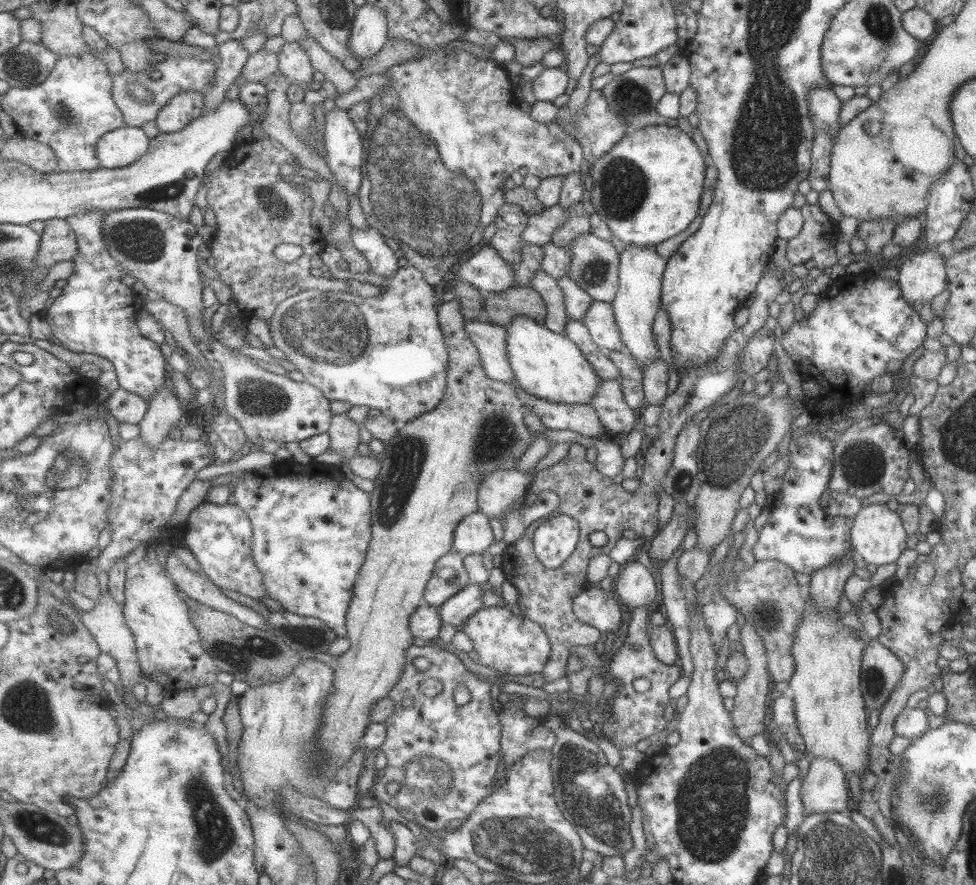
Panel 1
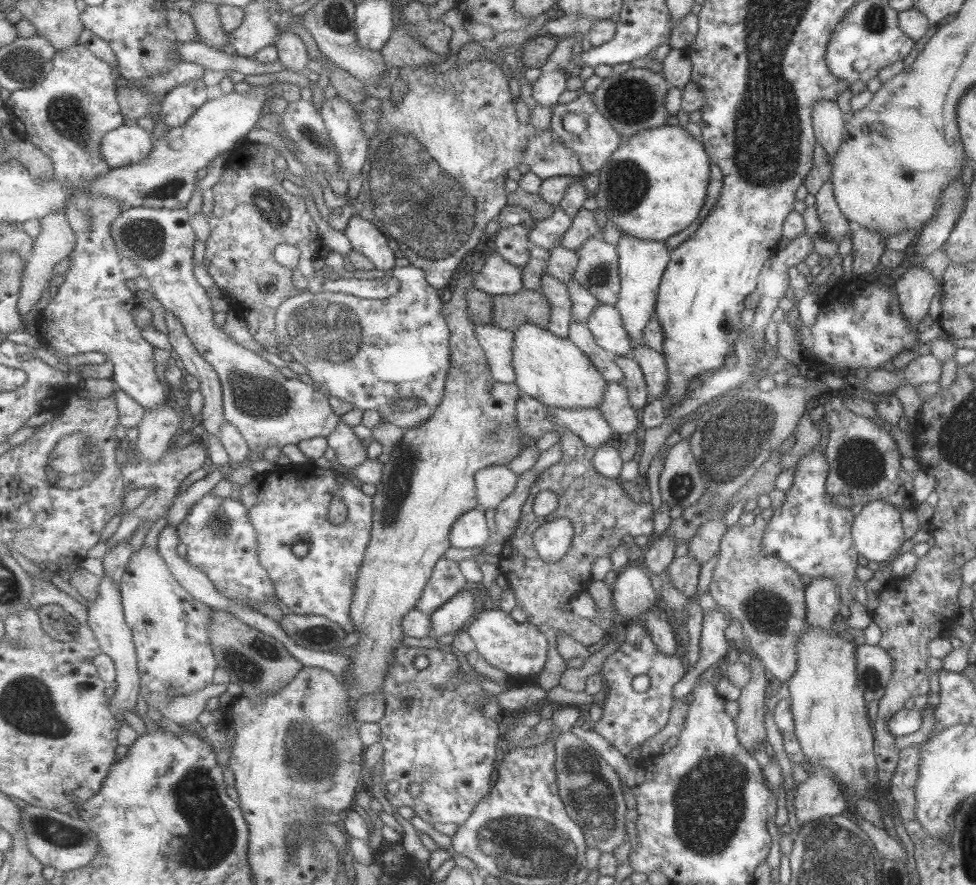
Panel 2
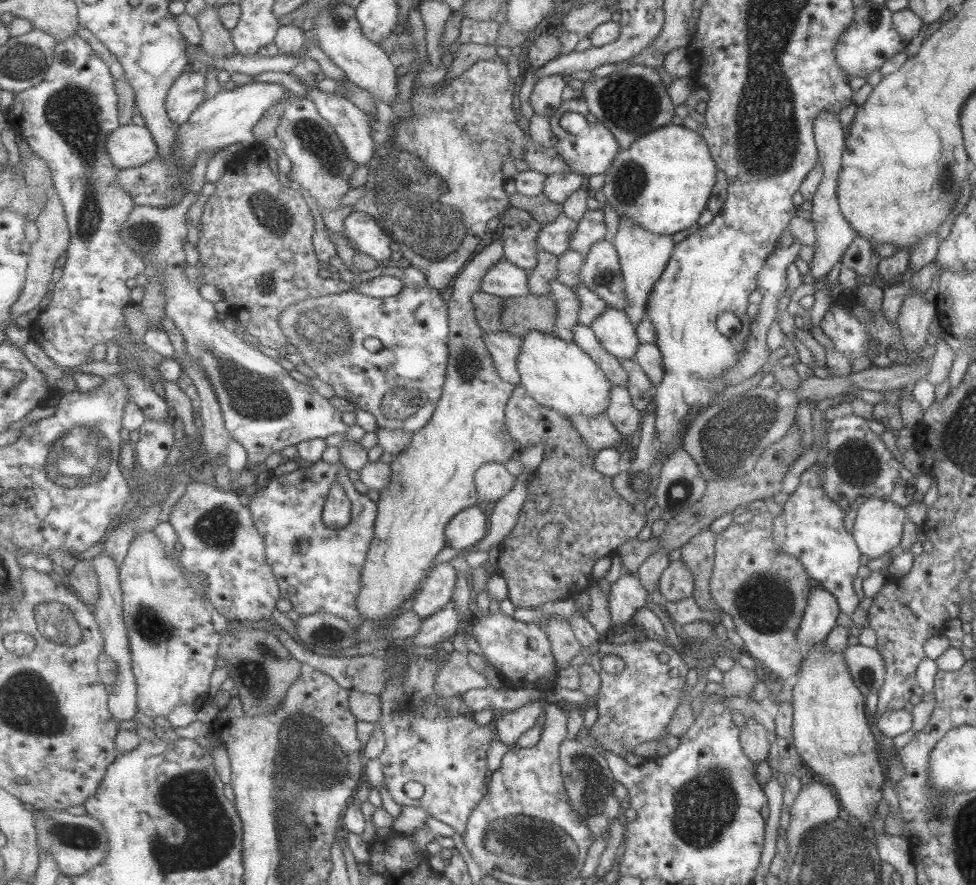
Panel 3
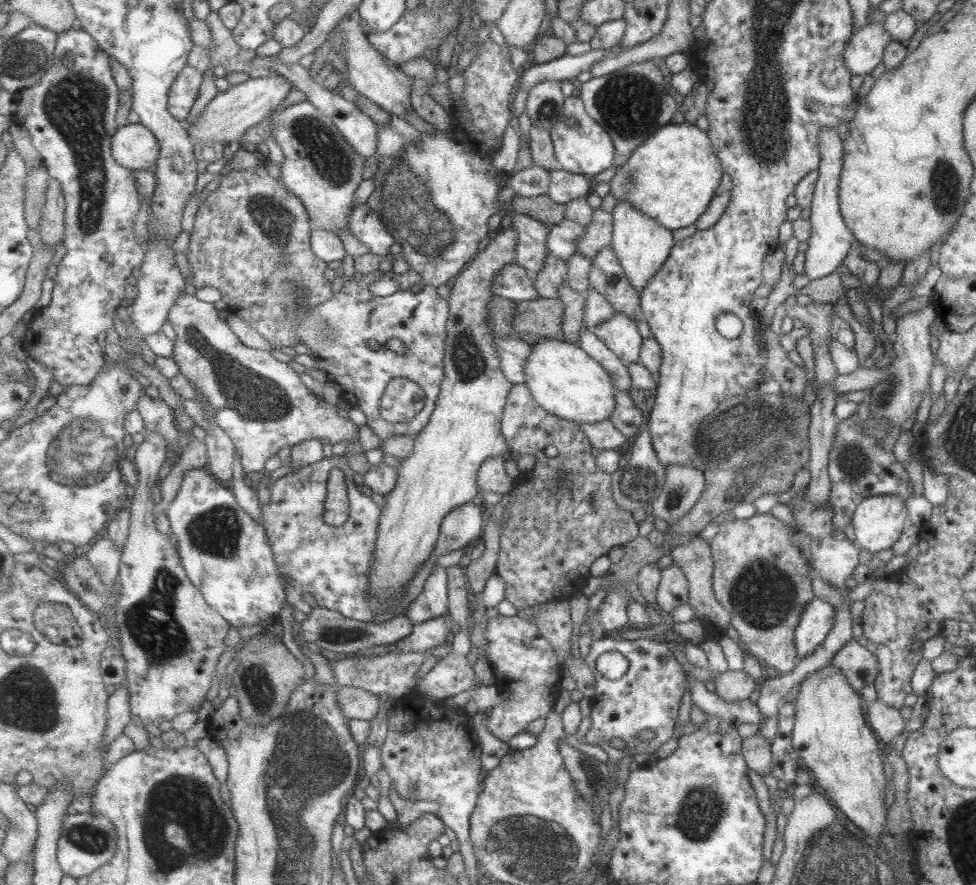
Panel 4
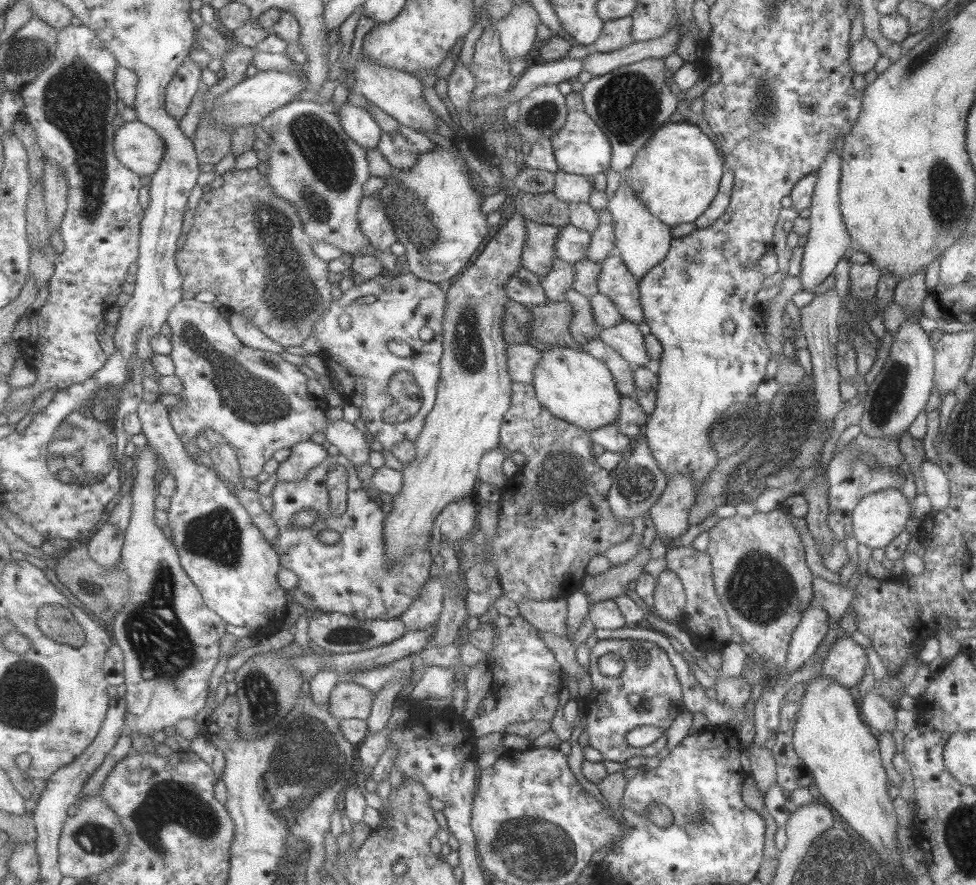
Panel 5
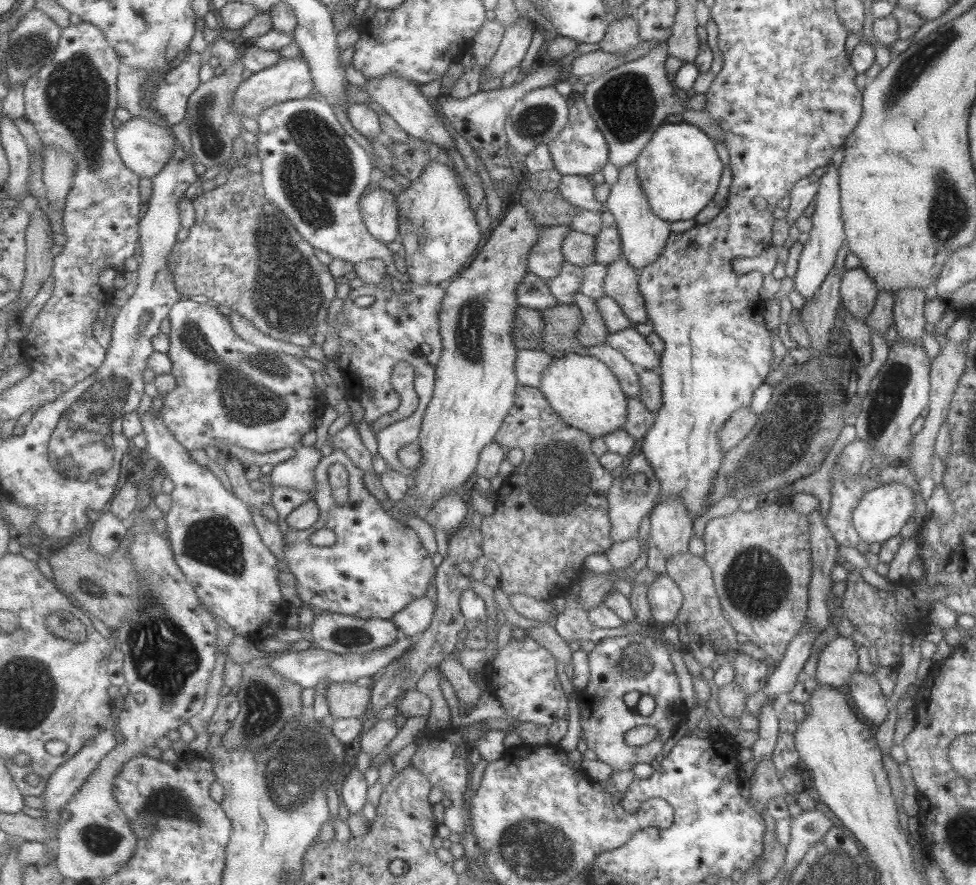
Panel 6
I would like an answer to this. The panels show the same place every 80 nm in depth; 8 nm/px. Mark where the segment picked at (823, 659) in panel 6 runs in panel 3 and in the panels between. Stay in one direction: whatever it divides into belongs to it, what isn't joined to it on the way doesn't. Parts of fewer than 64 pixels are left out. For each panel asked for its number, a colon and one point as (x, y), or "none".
3: (865, 665)
4: (853, 661)
5: (845, 660)

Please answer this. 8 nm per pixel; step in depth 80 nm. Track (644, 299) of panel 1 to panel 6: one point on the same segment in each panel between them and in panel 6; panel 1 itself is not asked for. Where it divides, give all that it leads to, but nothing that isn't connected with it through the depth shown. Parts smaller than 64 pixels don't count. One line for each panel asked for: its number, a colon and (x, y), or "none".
2: (641, 262)
3: (643, 256)
4: (642, 246)
5: (642, 241)
6: (642, 235)

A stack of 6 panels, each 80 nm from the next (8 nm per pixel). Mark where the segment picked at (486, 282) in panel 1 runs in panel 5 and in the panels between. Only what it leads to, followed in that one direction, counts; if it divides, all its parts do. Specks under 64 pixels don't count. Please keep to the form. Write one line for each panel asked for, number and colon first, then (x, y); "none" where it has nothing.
2: (498, 276)
3: (506, 279)
4: (515, 283)
5: (526, 287)

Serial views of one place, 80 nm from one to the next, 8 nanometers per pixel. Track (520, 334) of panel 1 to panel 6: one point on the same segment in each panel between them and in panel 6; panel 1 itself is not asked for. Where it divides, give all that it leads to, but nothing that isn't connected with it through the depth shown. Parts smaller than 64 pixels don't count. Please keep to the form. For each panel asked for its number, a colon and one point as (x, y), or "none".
2: (551, 368)
3: (559, 375)
4: (565, 380)
5: (573, 385)
6: (582, 389)

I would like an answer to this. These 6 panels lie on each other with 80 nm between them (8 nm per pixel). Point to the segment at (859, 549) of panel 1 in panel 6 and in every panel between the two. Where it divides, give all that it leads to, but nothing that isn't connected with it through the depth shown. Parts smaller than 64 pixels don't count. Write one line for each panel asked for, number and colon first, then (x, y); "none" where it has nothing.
2: (877, 532)
3: (877, 528)
4: (877, 521)
5: (877, 517)
6: (880, 513)

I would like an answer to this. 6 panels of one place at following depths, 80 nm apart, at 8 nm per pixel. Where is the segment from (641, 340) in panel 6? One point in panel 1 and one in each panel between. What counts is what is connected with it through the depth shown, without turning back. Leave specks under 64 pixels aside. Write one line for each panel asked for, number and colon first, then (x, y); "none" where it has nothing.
1: (599, 321)
2: (605, 325)
3: (612, 328)
4: (619, 333)
5: (624, 337)

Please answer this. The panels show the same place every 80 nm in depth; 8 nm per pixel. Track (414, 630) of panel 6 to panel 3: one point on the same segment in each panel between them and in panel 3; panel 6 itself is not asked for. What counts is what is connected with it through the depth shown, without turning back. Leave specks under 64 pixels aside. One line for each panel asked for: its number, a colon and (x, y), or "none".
3: (436, 593)
4: (433, 601)
5: (425, 611)

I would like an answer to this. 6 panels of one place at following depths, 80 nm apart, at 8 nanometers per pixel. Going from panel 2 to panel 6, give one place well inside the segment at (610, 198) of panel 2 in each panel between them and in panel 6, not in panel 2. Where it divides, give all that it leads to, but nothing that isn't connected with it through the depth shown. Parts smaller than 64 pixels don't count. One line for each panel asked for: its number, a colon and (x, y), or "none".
3: (662, 182)
4: (671, 177)
5: (675, 174)
6: (678, 169)

